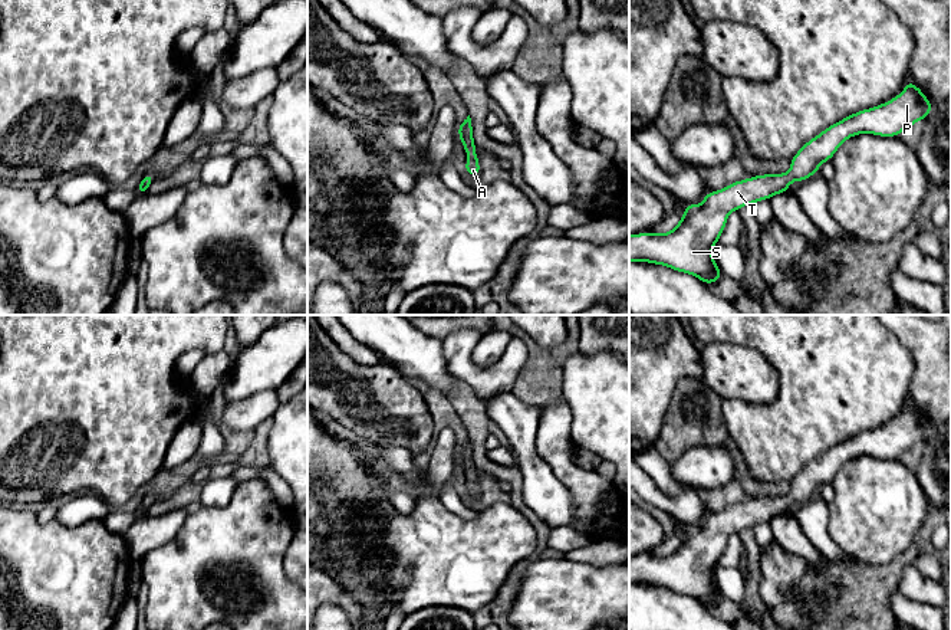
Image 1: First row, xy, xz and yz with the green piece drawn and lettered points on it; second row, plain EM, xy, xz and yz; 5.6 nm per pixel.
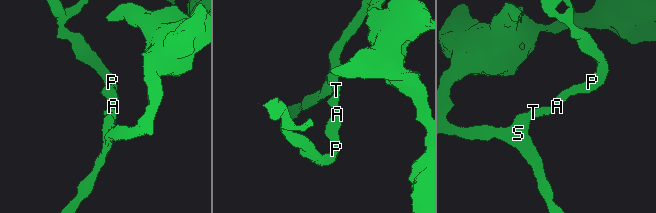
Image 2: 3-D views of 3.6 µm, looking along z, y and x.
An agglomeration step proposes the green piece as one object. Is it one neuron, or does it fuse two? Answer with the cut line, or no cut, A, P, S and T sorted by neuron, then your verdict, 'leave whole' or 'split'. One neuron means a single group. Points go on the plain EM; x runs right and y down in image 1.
no cut | A P S T | leave whole

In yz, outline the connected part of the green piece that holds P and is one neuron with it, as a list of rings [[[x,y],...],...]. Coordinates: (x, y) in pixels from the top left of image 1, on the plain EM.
[[[908,403],[904,413],[891,423],[850,436],[809,462],[790,482],[790,493],[787,496],[754,498],[734,503],[721,512],[710,513],[704,518],[701,526],[687,525],[684,538],[678,542],[677,549],[668,555],[629,557],[629,584],[638,583],[668,588],[672,593],[692,597],[705,607],[718,604],[723,595],[713,580],[713,570],[718,565],[718,560],[724,554],[731,534],[738,534],[743,528],[753,528],[760,522],[770,522],[774,516],[787,515],[787,509],[792,508],[793,503],[806,503],[815,498],[825,483],[832,482],[838,470],[848,460],[858,456],[898,459],[915,444],[927,442],[932,430],[924,414]]]

